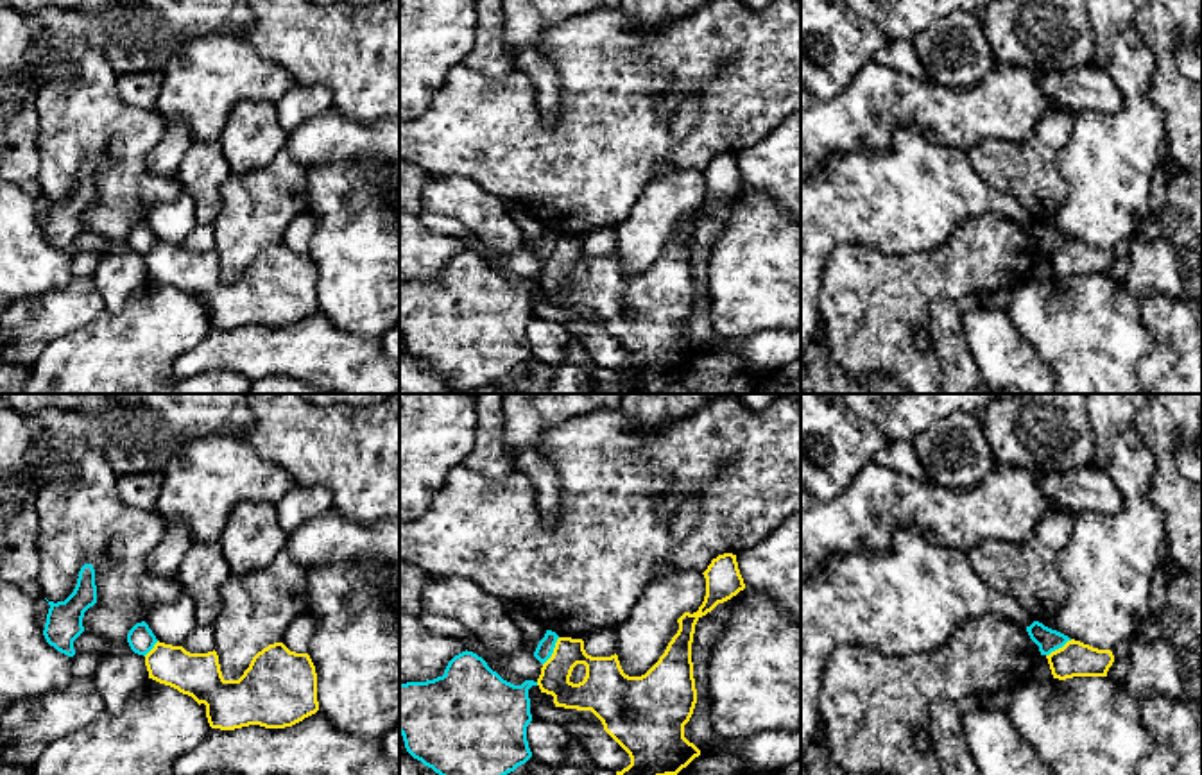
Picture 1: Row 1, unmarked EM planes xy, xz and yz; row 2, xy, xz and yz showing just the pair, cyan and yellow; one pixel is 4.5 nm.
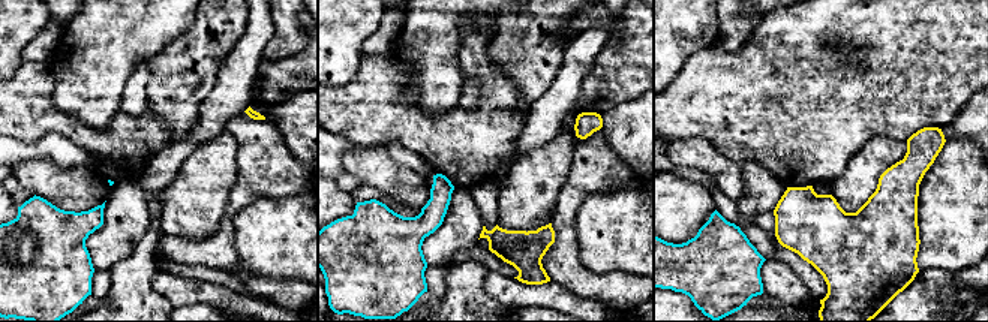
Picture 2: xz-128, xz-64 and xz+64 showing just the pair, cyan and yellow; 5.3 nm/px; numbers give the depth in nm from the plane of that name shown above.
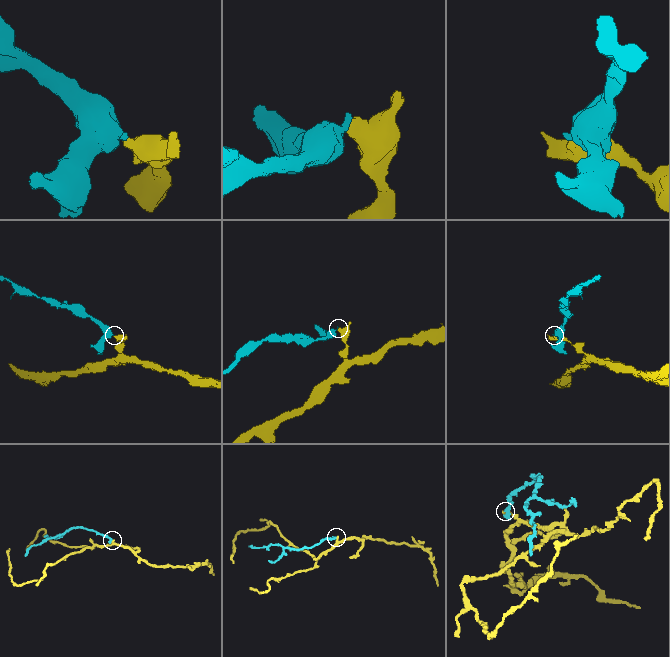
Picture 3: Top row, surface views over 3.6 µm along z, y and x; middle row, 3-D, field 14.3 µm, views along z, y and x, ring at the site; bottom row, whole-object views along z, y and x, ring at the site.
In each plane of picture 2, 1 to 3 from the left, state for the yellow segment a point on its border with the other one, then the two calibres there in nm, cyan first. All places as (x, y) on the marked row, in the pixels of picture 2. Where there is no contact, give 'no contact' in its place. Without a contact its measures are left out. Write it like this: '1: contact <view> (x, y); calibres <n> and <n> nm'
1: no contact
2: no contact
3: no contact

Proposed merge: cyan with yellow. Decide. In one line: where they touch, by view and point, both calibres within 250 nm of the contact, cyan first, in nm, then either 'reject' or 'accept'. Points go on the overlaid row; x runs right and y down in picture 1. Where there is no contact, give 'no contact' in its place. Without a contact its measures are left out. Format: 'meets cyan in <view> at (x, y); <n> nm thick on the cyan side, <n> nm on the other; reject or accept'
meets cyan in xz at (552, 652); 80 nm thick on the cyan side, 160 nm on the other; reject

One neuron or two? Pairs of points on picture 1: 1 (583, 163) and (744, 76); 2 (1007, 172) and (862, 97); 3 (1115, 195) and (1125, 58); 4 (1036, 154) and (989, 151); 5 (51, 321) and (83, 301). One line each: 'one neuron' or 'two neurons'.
1: one neuron
2: two neurons
3: one neuron
4: one neuron
5: one neuron

